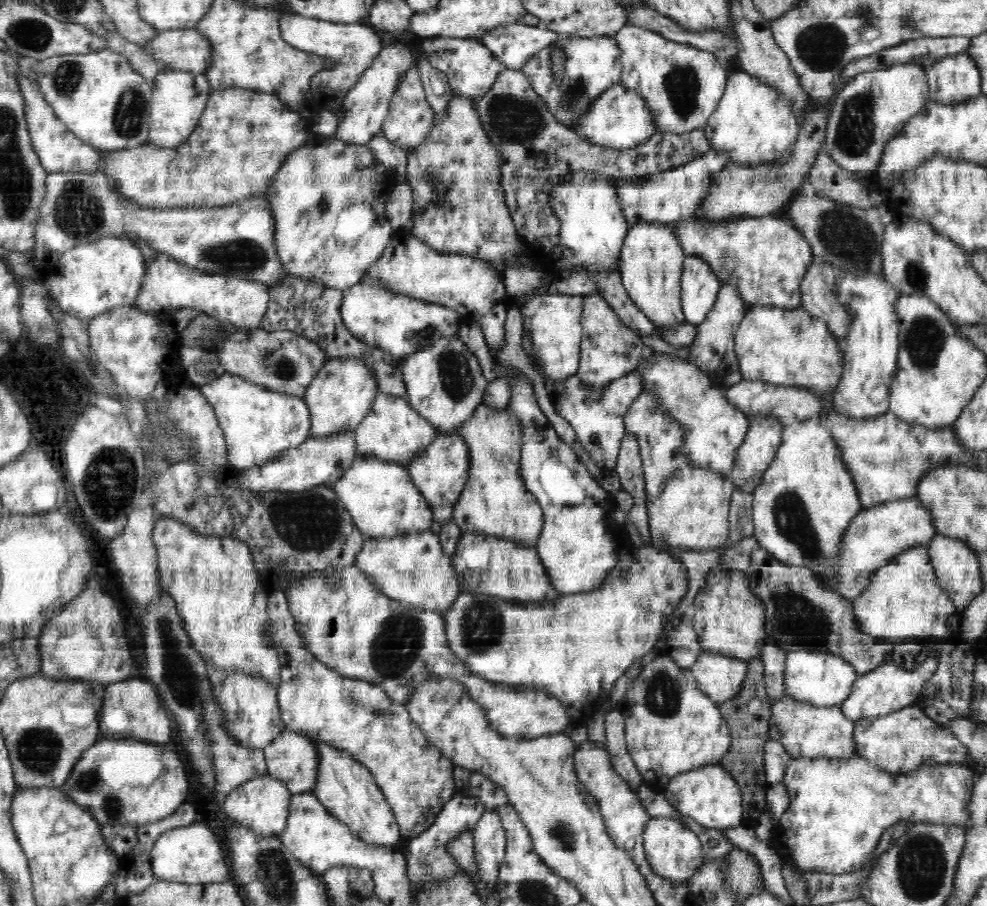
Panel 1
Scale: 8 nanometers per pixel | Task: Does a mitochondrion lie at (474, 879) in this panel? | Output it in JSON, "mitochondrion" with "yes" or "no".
{"mitochondrion":"no"}

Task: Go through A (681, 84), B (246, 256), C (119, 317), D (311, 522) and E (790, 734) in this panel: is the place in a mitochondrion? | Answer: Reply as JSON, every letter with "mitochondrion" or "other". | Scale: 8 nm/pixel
{"A":"mitochondrion","B":"mitochondrion","C":"other","D":"mitochondrion","E":"other"}

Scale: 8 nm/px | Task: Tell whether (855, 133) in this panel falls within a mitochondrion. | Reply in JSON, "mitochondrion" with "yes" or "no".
{"mitochondrion":"yes"}

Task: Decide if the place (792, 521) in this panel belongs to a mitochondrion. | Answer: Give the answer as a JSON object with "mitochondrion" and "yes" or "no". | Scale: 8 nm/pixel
{"mitochondrion":"yes"}

